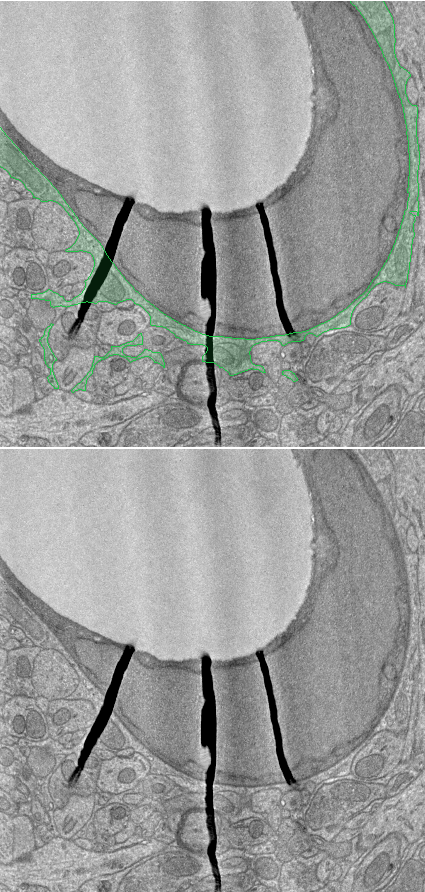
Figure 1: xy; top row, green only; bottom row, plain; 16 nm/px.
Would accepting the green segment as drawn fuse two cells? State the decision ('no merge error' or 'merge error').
merge error

